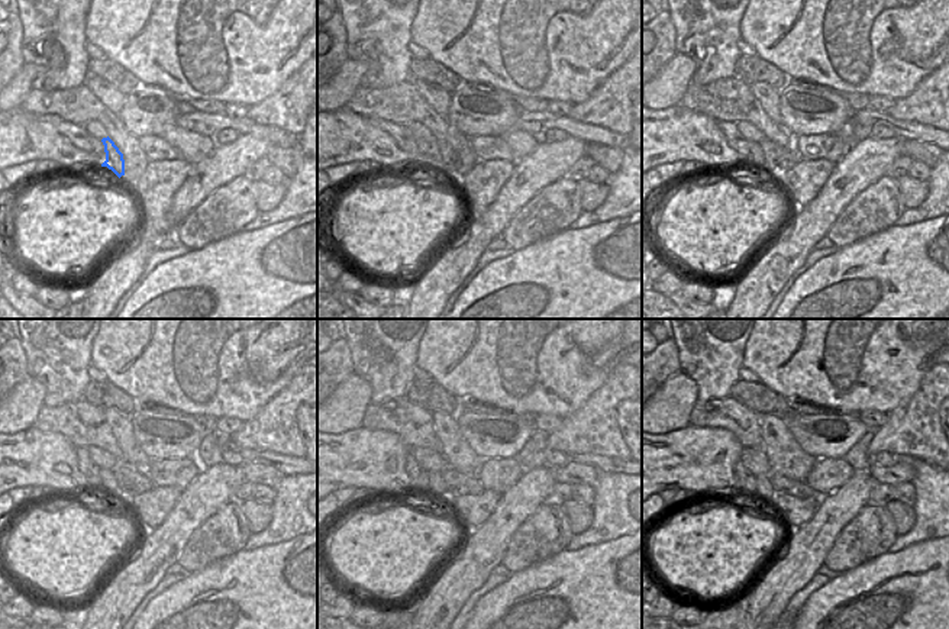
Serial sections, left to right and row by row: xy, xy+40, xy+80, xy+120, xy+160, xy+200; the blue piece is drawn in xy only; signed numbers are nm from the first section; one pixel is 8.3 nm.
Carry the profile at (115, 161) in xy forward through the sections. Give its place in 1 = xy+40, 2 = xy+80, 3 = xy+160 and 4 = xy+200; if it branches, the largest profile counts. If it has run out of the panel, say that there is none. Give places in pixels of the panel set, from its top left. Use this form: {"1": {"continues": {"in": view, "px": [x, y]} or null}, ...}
{"1": {"continues": {"in": "xy+40", "px": [441, 157]}}, "2": {"continues": {"in": "xy+80", "px": [777, 160]}}, "3": {"continues": {"in": "xy+160", "px": [457, 483]}}, "4": {"continues": {"in": "xy+200", "px": [781, 484]}}}

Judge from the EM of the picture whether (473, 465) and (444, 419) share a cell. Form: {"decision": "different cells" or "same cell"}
{"decision": "same cell"}

